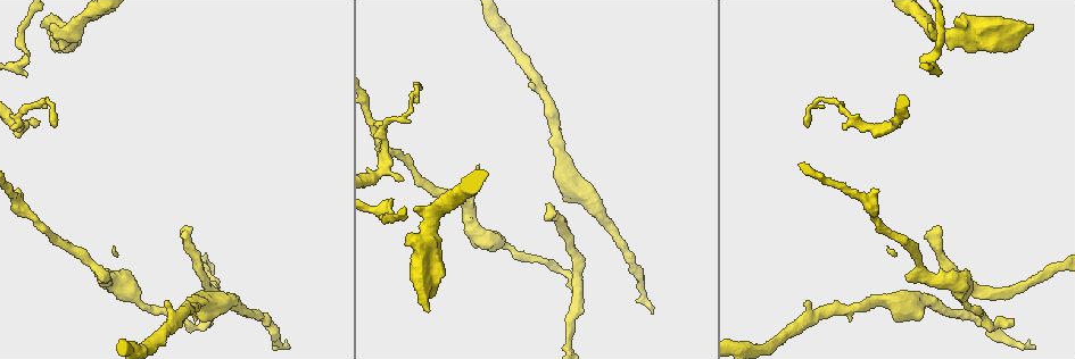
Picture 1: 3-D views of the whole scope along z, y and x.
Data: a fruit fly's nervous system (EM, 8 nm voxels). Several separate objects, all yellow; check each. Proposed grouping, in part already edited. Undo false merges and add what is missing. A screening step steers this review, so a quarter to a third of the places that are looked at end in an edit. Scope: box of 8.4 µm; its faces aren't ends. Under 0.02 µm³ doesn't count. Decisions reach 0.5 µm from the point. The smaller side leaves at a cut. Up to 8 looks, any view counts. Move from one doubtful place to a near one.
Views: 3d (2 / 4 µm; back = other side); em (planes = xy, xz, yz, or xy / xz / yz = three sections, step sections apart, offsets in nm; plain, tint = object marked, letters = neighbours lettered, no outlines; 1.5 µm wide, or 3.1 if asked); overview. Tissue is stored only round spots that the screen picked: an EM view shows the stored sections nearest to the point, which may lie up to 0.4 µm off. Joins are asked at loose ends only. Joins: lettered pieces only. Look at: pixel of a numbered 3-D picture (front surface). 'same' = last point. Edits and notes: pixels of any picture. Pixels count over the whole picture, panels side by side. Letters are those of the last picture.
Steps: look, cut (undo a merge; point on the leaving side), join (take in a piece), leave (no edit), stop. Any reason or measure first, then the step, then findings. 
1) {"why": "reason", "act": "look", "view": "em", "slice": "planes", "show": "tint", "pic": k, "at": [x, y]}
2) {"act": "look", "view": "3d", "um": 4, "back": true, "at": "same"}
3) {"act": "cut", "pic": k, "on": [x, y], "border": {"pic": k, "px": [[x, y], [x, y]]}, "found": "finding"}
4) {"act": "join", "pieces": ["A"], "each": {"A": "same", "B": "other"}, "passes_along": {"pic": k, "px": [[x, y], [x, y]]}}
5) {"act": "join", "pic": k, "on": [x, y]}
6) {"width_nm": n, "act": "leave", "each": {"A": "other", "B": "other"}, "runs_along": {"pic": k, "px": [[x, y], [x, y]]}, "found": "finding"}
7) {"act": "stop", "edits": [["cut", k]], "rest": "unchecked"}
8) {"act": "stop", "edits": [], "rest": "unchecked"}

{"why": "branch stops here", "act": "look", "view": "em", "slice": "planes", "show": "letters", "pic": 1, "at": [1014, 321]}

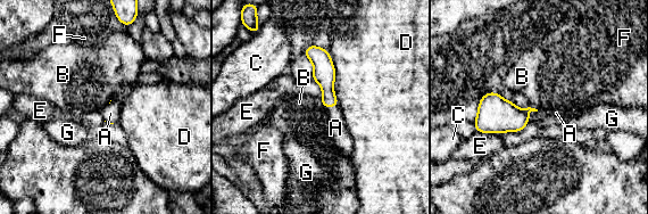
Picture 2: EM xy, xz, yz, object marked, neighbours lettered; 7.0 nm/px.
{"act": "join", "pieces": ["A"], "each": {"A": "same", "B": "other", "C": "other", "D": "other", "E": "other", "F": "other", "G": "other"}, "found": "the neuron continues"}

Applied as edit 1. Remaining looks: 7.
{"why": "free end", "act": "look", "view": "3d", "um": 4, "pic": 1, "at": [164, 301]}

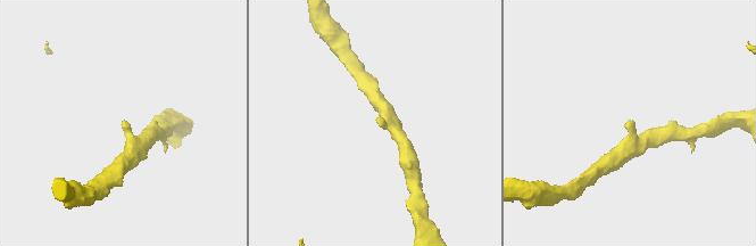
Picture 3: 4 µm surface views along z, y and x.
{"arm_widths_nm": [240, 260], "act": "look", "view": "em", "slice": "yz", "step": 8, "show": "letters", "pic": 3, "at": [124, 120]}

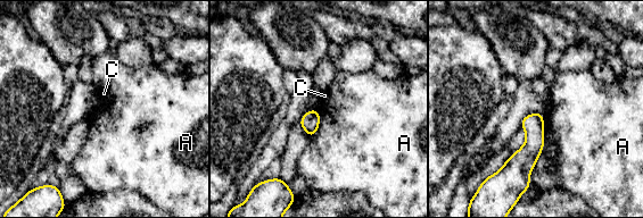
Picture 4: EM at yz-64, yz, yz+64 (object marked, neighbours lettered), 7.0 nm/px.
{"width_nm": 120, "act": "leave", "each": {"A": "other", "C": "other"}, "border": {"pic": 4, "px": [[315, 109], [319, 114]]}, "found": "no lettered piece goes on from it"}

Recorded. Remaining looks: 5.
{"why": "long arm stops here", "act": "look", "view": "em", "slice": "xz", "step": 8, "show": "tint", "pic": 1, "at": [416, 85]}

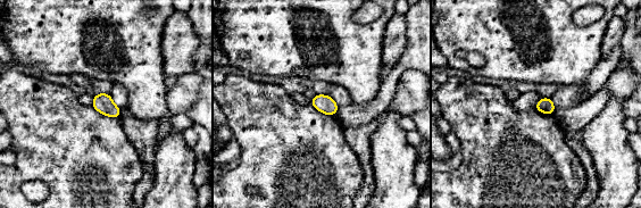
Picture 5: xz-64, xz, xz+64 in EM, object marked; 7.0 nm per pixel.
{"why": "another direction", "act": "look", "view": "em", "slice": "planes", "show": "letters", "at": "same"}

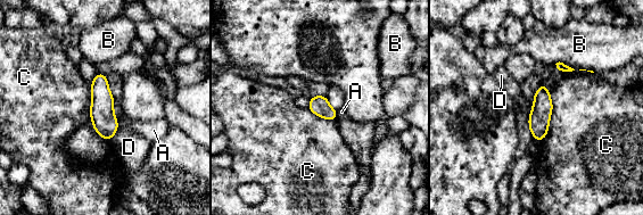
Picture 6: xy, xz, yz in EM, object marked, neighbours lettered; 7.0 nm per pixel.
{"act": "leave", "each": {"A": "other", "B": "other", "C": "other", "D": "other"}, "border": {"pic": 6, "px": [[114, 99], [117, 131], [108, 141]]}, "found": "no lettered piece goes on from it"}

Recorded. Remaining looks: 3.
{"act": "stop", "edits": [["join", 2]], "rest": "unchecked"}

